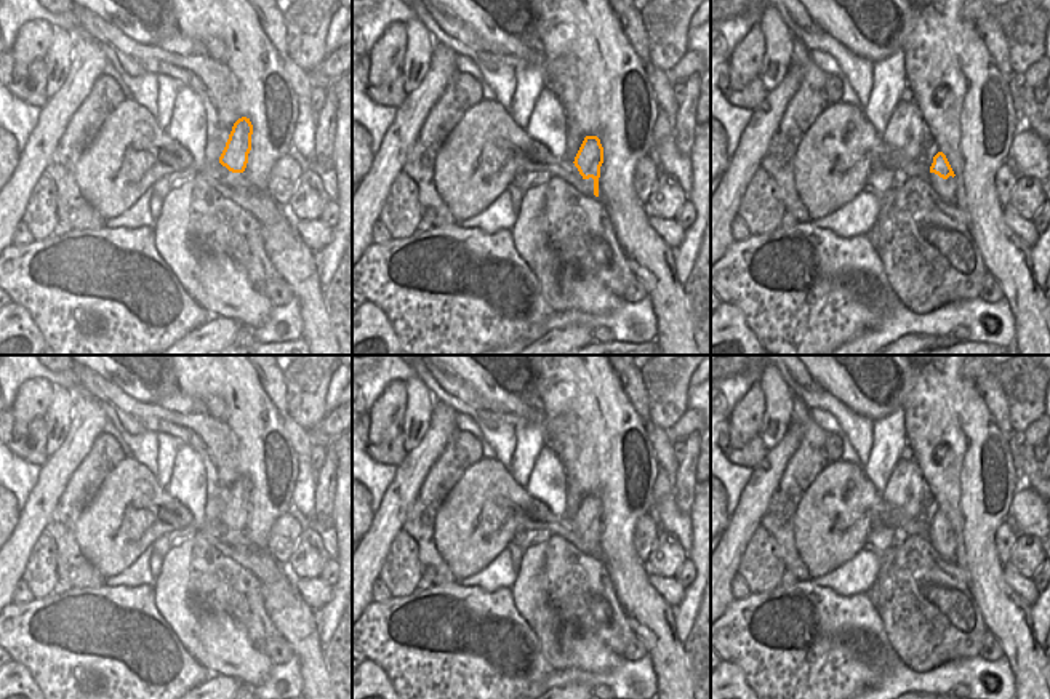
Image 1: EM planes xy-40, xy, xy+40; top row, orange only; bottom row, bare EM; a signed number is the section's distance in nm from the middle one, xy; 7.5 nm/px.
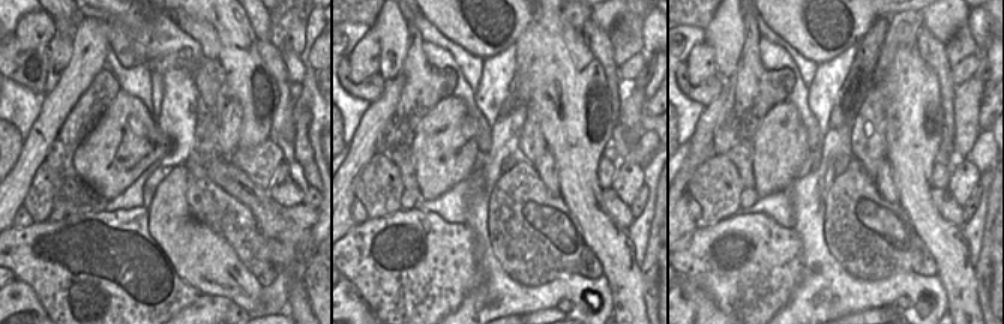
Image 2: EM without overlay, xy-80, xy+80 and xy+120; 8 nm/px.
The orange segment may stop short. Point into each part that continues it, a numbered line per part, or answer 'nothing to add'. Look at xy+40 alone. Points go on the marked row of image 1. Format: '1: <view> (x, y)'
1: xy+40 (945, 187)

